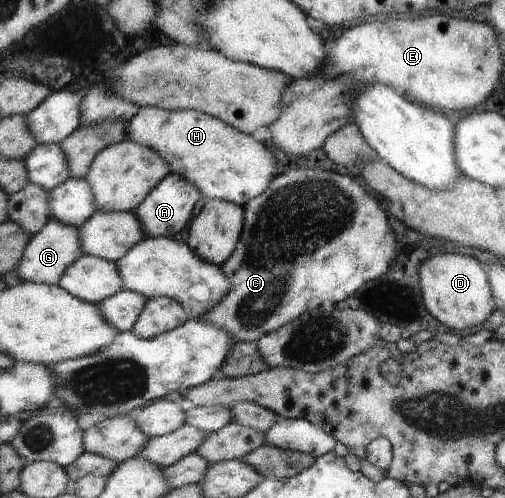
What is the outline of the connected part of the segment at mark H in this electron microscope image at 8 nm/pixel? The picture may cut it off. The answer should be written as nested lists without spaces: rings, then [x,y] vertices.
[[[143,108],[130,122],[131,139],[155,148],[171,164],[173,174],[185,176],[208,200],[225,200],[244,207],[262,195],[272,183],[271,176],[275,176],[275,158],[261,142],[207,113]]]

